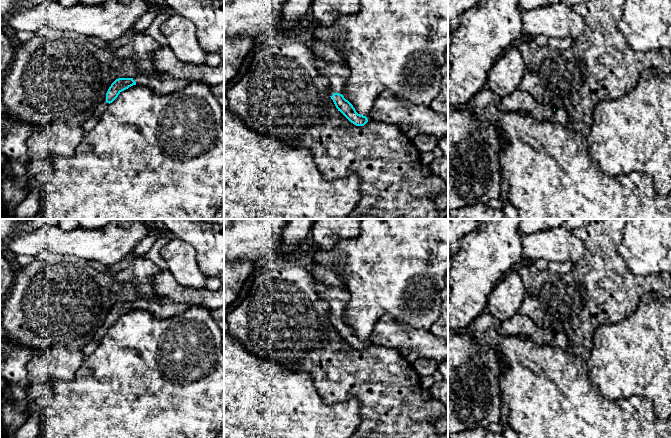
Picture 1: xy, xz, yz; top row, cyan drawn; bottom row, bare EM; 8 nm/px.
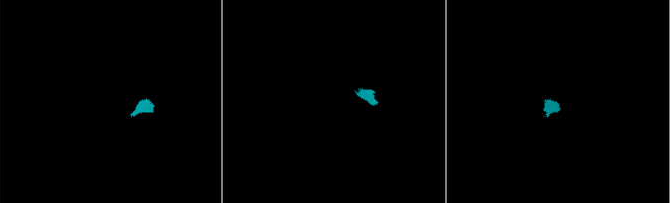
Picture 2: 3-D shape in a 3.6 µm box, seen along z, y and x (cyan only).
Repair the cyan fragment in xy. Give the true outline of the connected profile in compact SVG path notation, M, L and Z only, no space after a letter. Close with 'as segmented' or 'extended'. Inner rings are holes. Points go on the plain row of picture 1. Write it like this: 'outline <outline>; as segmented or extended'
outline M133 302L116 303L109 311L104 323L96 330L92 339L96 342L100 342L107 333L108 329L112 327L122 315L133 309L136 309Z; extended

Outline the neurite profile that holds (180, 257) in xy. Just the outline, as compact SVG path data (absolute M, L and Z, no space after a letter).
M174 238L161 250L168 271L184 287L204 288L208 277L204 275L196 260L196 250L187 242Z

